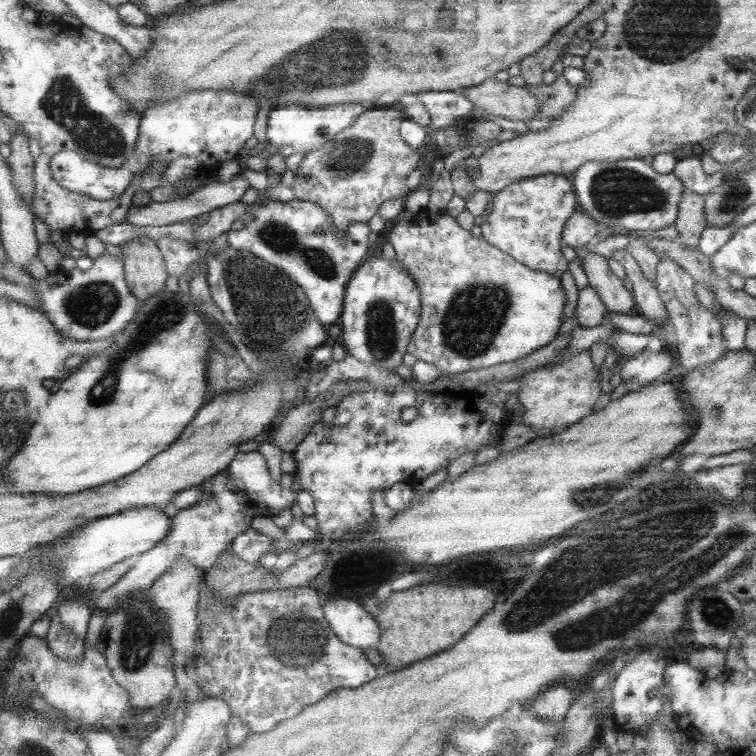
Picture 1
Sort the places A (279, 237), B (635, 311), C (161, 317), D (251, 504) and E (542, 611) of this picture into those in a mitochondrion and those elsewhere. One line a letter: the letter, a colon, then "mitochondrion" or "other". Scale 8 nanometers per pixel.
A: mitochondrion
B: other
C: mitochondrion
D: other
E: mitochondrion

